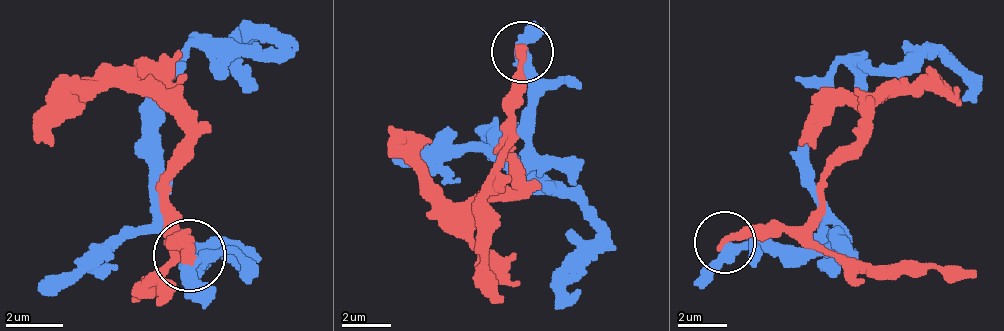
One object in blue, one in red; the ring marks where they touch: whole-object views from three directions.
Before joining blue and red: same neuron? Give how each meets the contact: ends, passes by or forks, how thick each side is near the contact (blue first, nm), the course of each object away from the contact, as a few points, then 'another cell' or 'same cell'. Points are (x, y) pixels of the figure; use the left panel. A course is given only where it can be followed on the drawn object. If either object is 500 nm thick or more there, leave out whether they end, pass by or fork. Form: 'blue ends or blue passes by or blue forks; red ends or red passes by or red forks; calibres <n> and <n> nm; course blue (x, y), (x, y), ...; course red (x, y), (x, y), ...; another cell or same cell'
blue passes by; red ends; calibres 400 and 320 nm; course blue (191, 256), (162, 213), (169, 69), (191, 48), (277, 48), (263, 40), (241, 55), (256, 91); course red (191, 256), (176, 242), (169, 213), (169, 177), (184, 127), (169, 112), (104, 84), (83, 84), (32, 141); another cell

